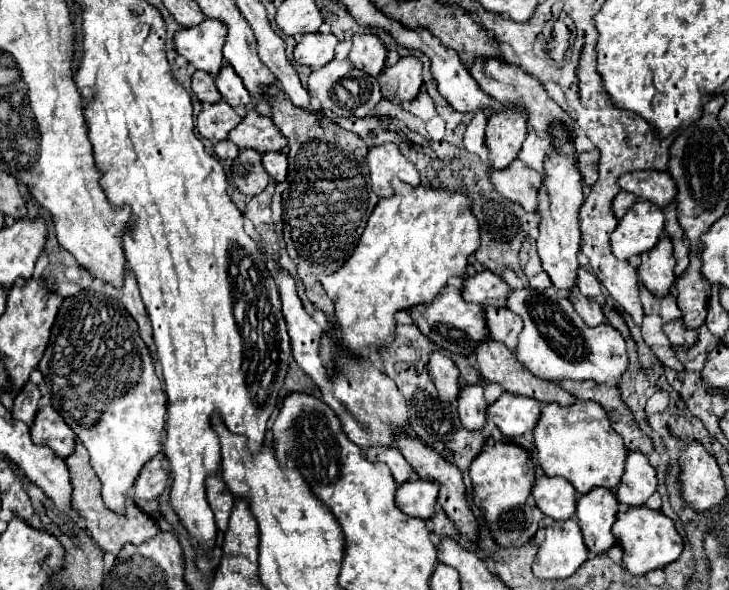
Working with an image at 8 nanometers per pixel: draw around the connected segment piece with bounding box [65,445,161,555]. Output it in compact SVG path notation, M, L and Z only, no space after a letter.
M75 445L73 455L69 455L65 459L69 473L71 473L71 483L73 483L73 509L87 521L85 527L91 533L91 537L99 543L99 547L103 551L109 551L113 555L117 555L121 551L121 547L125 543L133 543L139 546L149 539L153 539L161 529L157 525L157 521L150 517L147 513L143 513L135 501L131 497L127 497L125 503L125 513L123 515L117 513L109 513L109 509L105 509L105 503L101 501L101 483L97 481L97 475L91 471L89 465L89 455L85 453L83 445Z

